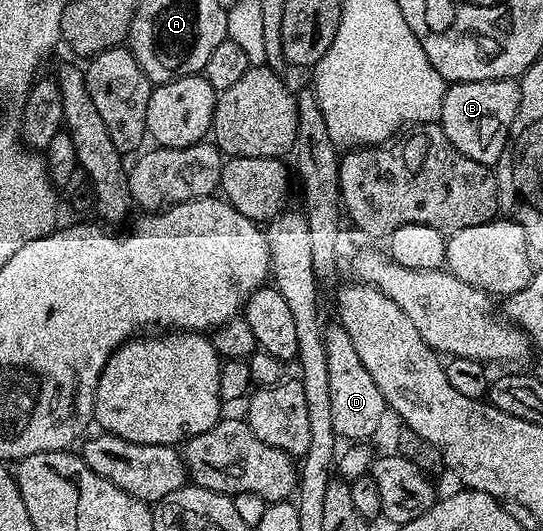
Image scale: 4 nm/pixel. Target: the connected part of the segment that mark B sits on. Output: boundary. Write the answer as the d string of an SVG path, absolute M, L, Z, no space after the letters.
M513 79L452 83L447 88L437 123L462 155L494 168L507 144L519 108L519 84Z

